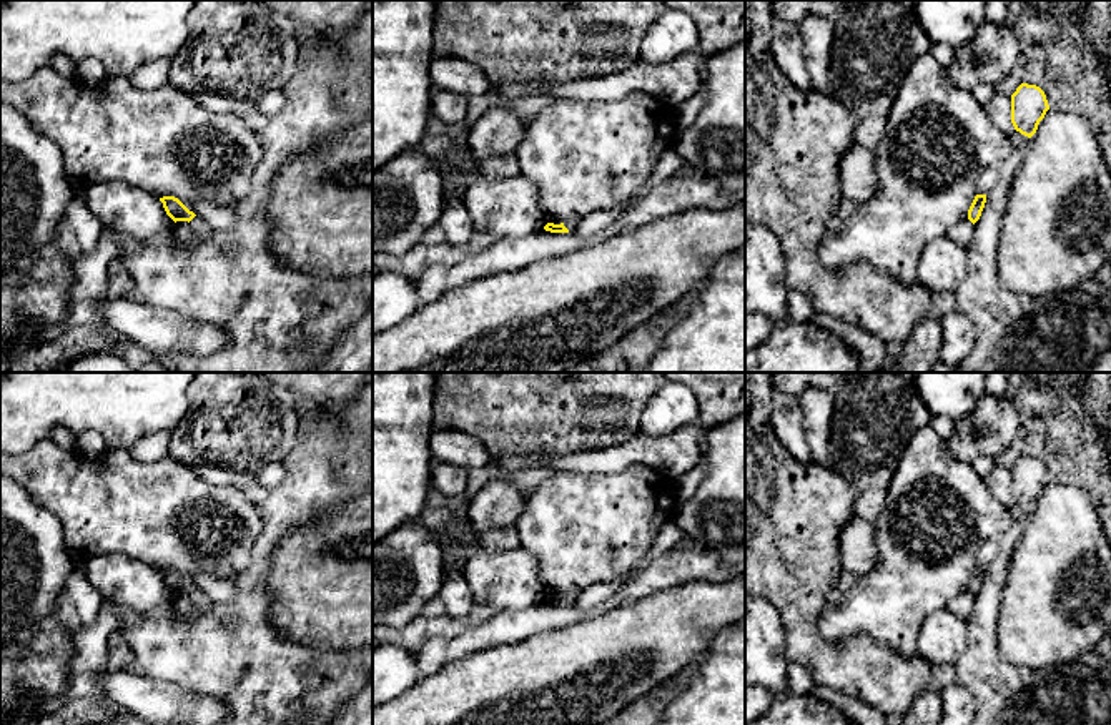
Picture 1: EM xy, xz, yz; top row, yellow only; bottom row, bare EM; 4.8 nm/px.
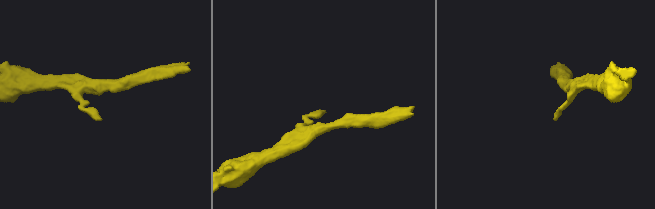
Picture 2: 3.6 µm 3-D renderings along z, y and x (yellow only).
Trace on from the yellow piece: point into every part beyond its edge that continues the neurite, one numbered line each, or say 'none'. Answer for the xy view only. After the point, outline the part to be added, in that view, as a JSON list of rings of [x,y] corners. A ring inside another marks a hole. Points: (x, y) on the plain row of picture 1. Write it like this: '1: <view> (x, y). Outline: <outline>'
none

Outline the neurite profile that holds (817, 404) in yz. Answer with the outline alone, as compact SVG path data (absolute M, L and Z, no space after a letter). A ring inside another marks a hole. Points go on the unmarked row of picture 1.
M808 386L800 394L803 431L813 461L835 472L832 457L833 391Z

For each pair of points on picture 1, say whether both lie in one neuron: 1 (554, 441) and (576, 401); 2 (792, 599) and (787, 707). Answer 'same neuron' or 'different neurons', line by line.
1: same neuron
2: different neurons

